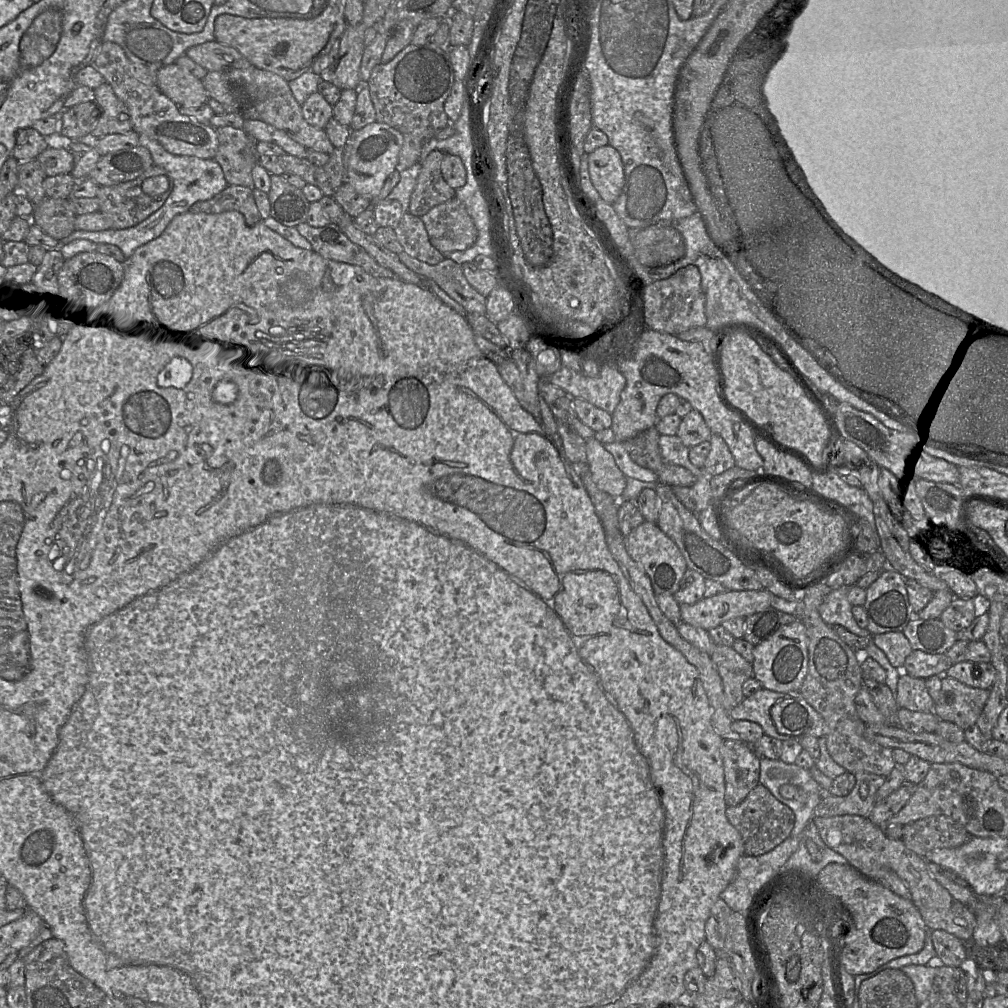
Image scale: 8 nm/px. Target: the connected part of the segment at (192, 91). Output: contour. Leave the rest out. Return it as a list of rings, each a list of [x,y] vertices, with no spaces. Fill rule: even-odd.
[[[175,62],[157,72],[156,87],[179,107],[197,107],[209,99],[202,80]]]

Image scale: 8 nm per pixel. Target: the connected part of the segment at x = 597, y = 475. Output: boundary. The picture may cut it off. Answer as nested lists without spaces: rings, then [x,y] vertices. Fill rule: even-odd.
[[[595,438],[586,440],[586,453],[594,483],[602,491],[620,500],[627,477],[617,466],[612,454]]]

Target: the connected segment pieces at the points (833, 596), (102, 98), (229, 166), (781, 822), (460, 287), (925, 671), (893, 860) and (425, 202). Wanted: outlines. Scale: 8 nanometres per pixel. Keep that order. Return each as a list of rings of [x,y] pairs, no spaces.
[[[841,586],[833,589],[819,606],[820,616],[830,626],[840,625],[855,635],[868,637],[871,635],[870,632],[860,628],[853,617],[853,606],[847,598],[849,588]]]
[[[104,82],[94,90],[100,117],[95,128],[86,137],[99,139],[110,134],[125,134],[133,129],[127,107],[119,100],[112,87]]]
[[[216,128],[218,149],[213,158],[221,167],[228,185],[255,188],[252,169],[258,163],[257,143],[242,128]]]
[[[758,784],[739,805],[727,807],[725,815],[740,833],[746,856],[760,856],[773,850],[790,837],[795,822],[792,810],[779,802],[761,784]]]
[[[405,251],[398,254],[402,263],[425,280],[435,281],[442,290],[464,307],[467,313],[486,314],[486,298],[470,285],[462,265],[449,257],[436,265],[420,261]]]
[[[913,650],[901,670],[914,678],[927,679],[934,675],[944,675],[952,665],[945,653],[929,654]]]
[[[856,815],[834,817],[814,817],[813,823],[818,829],[824,844],[843,856],[847,863],[863,876],[872,879],[879,869],[891,869],[906,884],[911,900],[918,909],[926,927],[931,930],[943,930],[964,943],[971,942],[976,926],[976,916],[966,905],[954,899],[929,873],[924,857],[908,849],[901,840],[890,839],[879,826],[868,818]]]
[[[434,150],[422,164],[410,199],[408,212],[412,215],[422,217],[433,207],[456,197],[456,190],[442,176],[441,164],[445,155]]]

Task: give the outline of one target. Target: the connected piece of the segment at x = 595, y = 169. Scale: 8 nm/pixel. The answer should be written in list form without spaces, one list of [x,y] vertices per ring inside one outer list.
[[[609,144],[595,149],[589,154],[589,173],[600,197],[613,204],[621,195],[625,182],[620,153]]]

